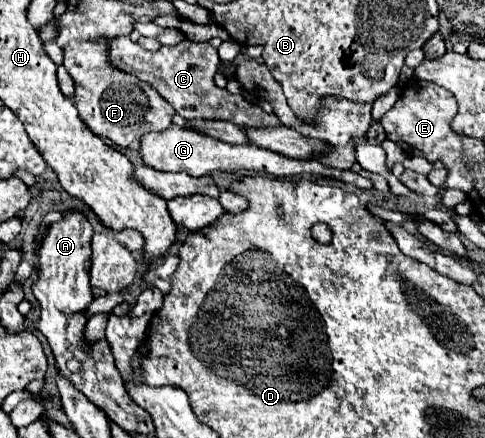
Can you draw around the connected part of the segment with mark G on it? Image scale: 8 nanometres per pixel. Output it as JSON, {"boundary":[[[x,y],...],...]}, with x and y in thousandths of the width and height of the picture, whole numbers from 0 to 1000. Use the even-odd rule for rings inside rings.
{"boundary":[[[353,288],[336,301],[307,301],[303,311],[295,311],[291,356],[295,356],[295,370],[320,388],[386,393],[390,402],[419,402],[419,397],[435,397],[443,388],[452,388],[452,393],[518,393],[522,388],[534,397],[555,397],[563,406],[596,406],[596,402],[616,402],[616,397],[658,397],[658,402],[678,402],[678,406],[703,411],[711,420],[728,420],[736,429],[769,432],[769,418],[744,406],[740,397],[678,384],[678,379],[662,374],[658,365],[604,365],[604,361],[579,356],[571,347],[542,342],[542,338],[522,333],[522,329],[485,333],[485,329],[468,329],[468,324],[443,320],[435,311],[419,311],[414,301],[369,292],[369,288]]]}

